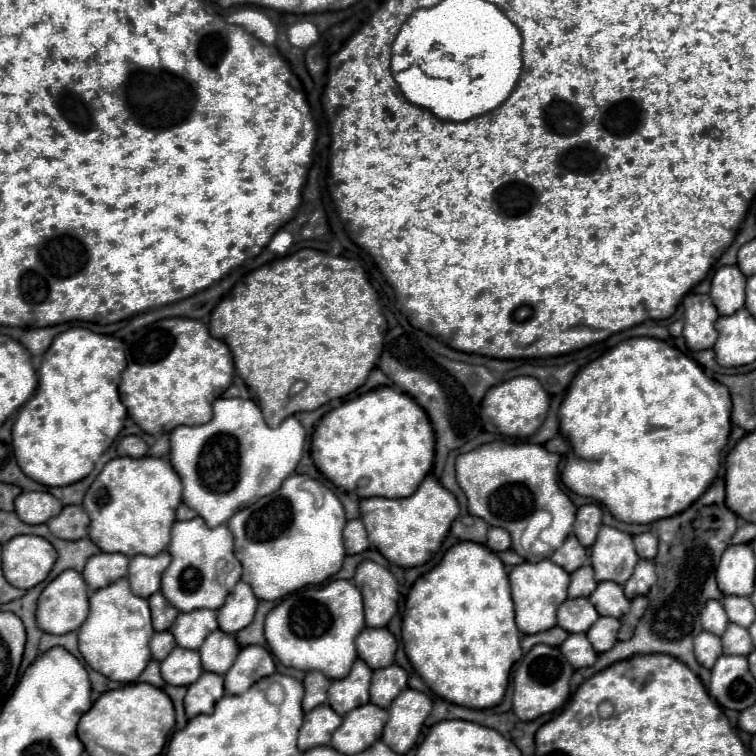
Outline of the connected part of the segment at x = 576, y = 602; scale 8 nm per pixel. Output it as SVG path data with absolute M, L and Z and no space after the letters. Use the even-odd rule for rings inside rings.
M568 598L558 608L558 626L566 632L586 632L600 614L588 598Z

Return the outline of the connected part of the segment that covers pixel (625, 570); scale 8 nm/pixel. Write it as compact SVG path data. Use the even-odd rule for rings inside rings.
M602 526L590 554L592 568L596 570L596 582L612 580L624 584L638 562L632 536L612 526Z

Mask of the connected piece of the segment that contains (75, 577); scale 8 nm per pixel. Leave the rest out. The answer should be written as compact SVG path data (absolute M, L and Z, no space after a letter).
M64 570L40 594L36 622L48 634L78 630L88 616L88 586L76 570Z

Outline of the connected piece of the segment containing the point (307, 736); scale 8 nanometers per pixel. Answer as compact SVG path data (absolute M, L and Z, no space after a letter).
M328 704L316 706L316 710L306 712L304 724L298 736L298 748L304 752L312 746L328 744L332 738L332 732L340 726L340 722L342 722L342 716L338 716Z

